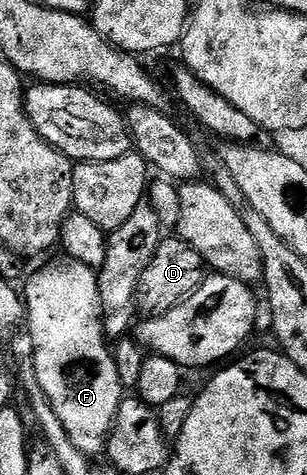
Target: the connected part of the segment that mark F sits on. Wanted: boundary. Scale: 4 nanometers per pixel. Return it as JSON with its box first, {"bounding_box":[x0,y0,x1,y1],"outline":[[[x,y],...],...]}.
{"bounding_box":[22,255,126,459],"outline":[[[59,255],[53,261],[48,261],[28,281],[28,286],[22,289],[22,300],[26,310],[26,326],[32,336],[30,354],[34,359],[34,371],[41,391],[50,407],[57,415],[62,427],[69,436],[73,447],[96,459],[105,452],[108,443],[108,433],[116,418],[126,390],[120,385],[118,370],[115,366],[113,350],[109,338],[104,335],[104,319],[100,308],[97,270],[86,267],[86,263],[78,263],[78,259],[67,255]]]}

